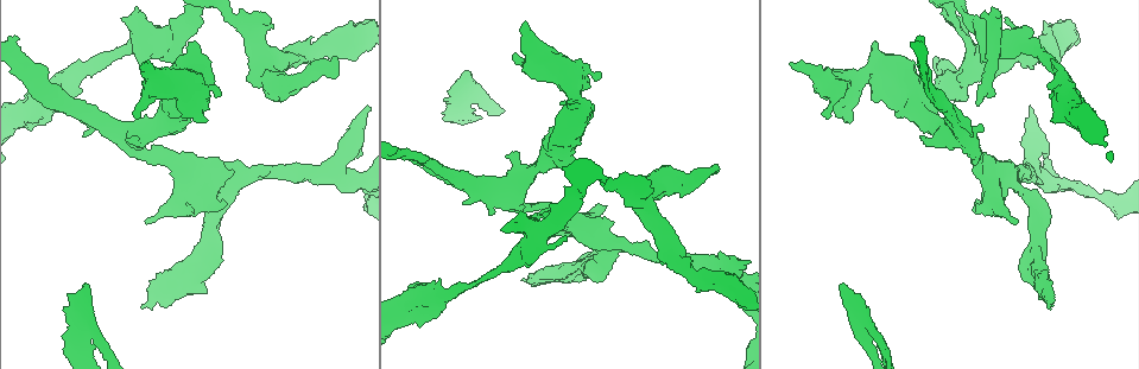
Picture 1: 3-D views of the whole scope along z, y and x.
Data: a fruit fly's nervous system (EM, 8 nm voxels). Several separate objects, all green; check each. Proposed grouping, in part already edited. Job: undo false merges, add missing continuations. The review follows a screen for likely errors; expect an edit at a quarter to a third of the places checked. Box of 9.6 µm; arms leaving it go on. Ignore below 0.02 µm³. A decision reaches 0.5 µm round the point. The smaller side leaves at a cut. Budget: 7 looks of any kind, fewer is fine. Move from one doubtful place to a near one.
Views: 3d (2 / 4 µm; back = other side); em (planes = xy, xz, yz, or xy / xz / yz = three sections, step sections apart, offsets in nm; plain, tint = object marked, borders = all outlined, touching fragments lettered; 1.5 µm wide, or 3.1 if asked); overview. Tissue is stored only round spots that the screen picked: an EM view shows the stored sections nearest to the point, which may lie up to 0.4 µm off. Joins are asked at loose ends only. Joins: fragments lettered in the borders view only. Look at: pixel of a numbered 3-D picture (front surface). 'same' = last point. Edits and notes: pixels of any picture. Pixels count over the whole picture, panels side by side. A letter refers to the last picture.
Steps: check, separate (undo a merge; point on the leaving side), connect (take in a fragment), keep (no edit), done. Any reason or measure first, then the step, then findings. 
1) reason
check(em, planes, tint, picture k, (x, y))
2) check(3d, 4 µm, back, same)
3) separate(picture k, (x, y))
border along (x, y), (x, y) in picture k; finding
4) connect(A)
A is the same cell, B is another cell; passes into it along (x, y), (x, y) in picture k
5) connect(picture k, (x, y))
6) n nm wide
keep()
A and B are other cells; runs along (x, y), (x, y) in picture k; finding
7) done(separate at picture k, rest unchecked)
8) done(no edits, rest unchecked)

calibre changes
check(3d, 2 µm, picture 1, (984, 31))

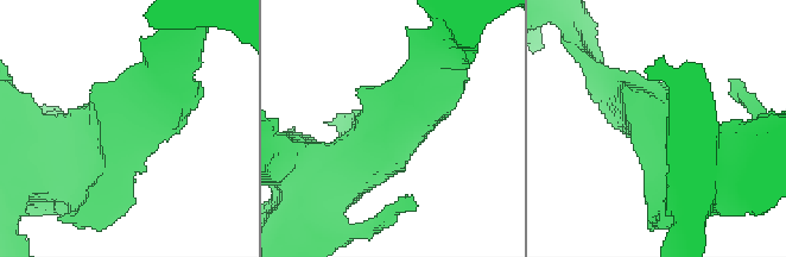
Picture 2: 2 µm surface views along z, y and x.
3 arms; arms of 160, 300, 500 nm
check(em, planes, plain, picture 2, (656, 120))

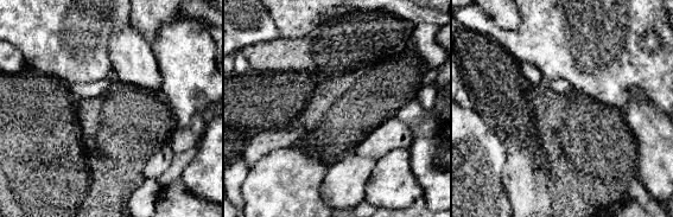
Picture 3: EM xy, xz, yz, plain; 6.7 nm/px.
see the neighbours
check(em, planes, borders, same)

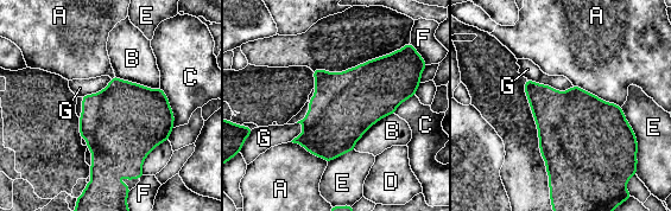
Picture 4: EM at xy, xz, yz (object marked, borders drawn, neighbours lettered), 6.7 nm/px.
460 nm wide
keep()
A, B, C, D, E, F and G are other cells; all the same neuron

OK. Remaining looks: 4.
thick turns thin
check(em, yz, step 4, tint, picture 1, (318, 51))

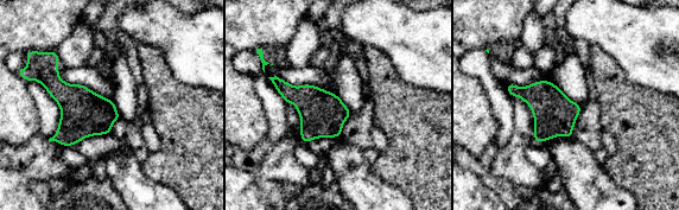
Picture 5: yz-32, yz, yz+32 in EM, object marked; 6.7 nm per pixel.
check(em, yz, step 4, borders, same)

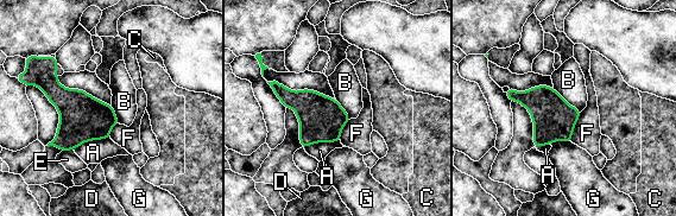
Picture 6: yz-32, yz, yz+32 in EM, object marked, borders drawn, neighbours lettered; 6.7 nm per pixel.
keep()
A, B, C, D, E, F and G are other cells; all the same neuron

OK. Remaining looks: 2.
three-way junction
check(em, planes, borders, picture 1, (221, 172))

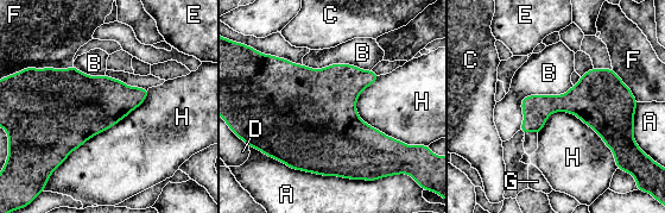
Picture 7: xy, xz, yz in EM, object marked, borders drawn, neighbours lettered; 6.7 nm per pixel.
keep()
A, B, C, D, E, F, G and H are other cells; border along (572, 85), (526, 95), (519, 129) in picture 7; one neuron here

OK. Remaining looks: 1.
done(no edits, rest unchecked)

